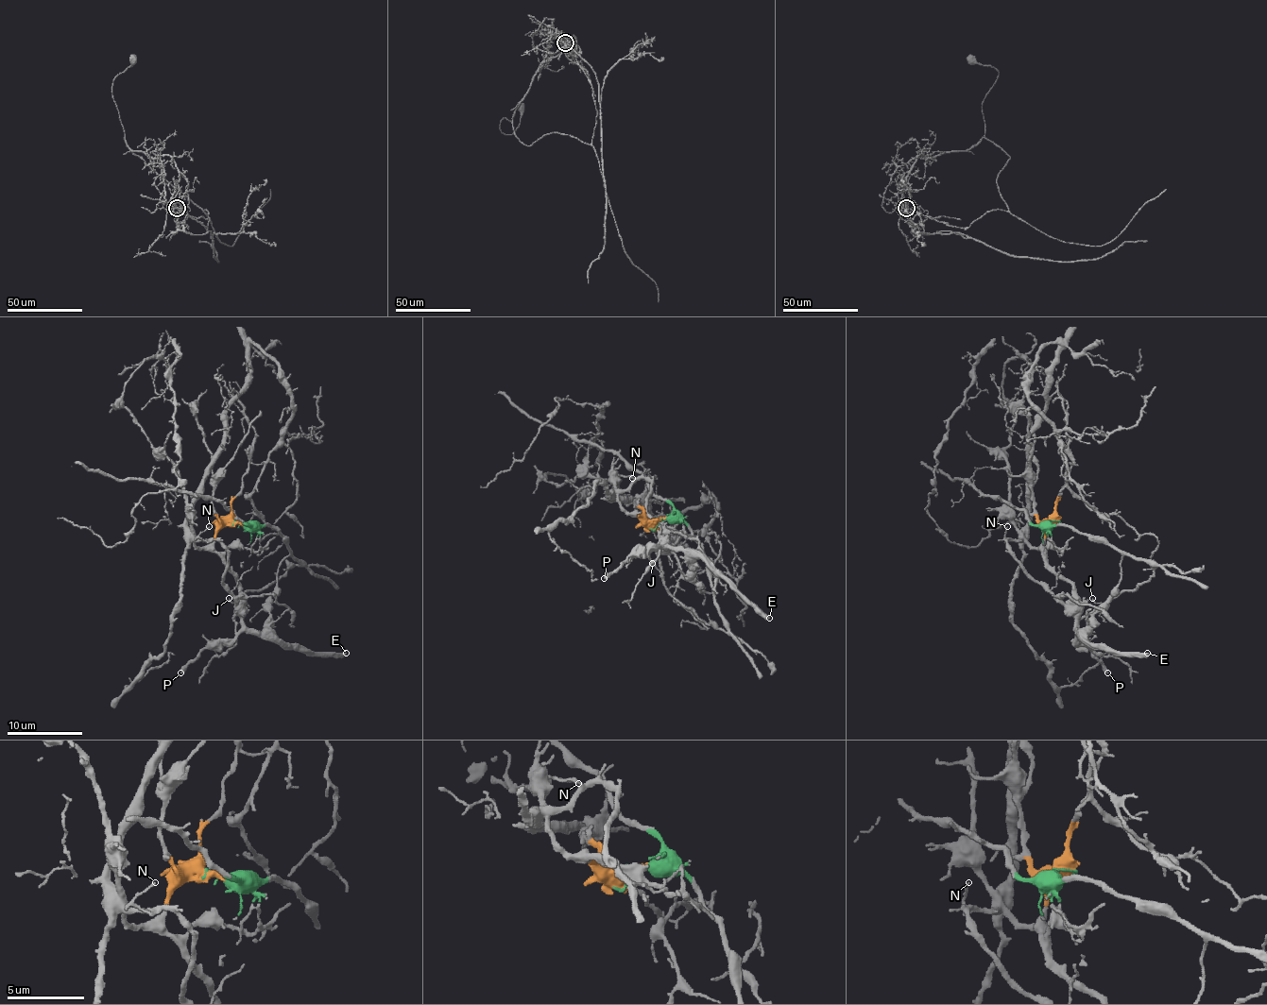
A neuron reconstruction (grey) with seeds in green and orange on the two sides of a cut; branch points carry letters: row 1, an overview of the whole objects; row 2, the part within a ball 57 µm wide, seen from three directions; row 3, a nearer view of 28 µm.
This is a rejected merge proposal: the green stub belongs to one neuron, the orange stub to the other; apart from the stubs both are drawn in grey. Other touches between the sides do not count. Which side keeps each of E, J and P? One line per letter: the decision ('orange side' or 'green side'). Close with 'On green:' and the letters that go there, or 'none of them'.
E: orange side
J: green side
P: orange side
On green: J

